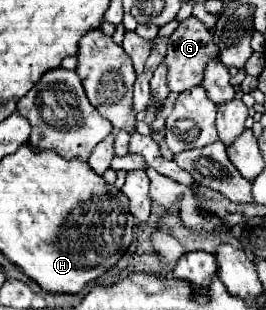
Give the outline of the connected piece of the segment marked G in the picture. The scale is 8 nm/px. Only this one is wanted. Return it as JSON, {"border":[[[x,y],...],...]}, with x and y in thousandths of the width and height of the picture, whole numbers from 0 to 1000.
{"border":[[[733,55],[688,68],[658,106],[635,119],[628,145],[628,177],[620,177],[620,210],[628,210],[628,274],[650,300],[688,300],[733,274],[756,274],[763,261],[763,229],[786,203],[786,190],[823,190],[823,158],[801,139],[786,94]]]}

